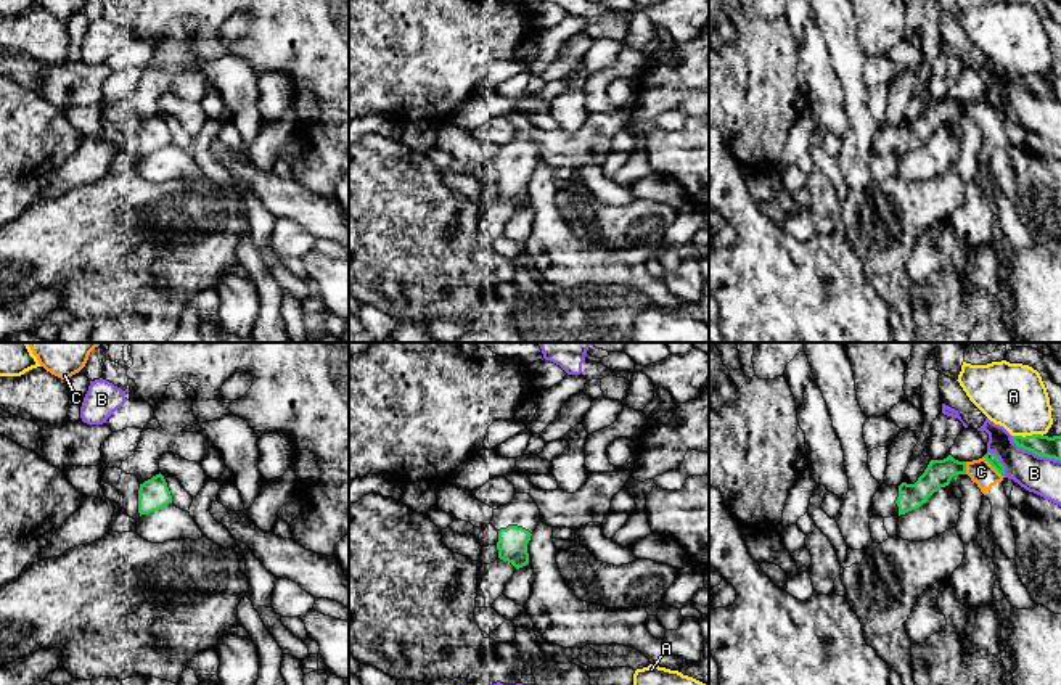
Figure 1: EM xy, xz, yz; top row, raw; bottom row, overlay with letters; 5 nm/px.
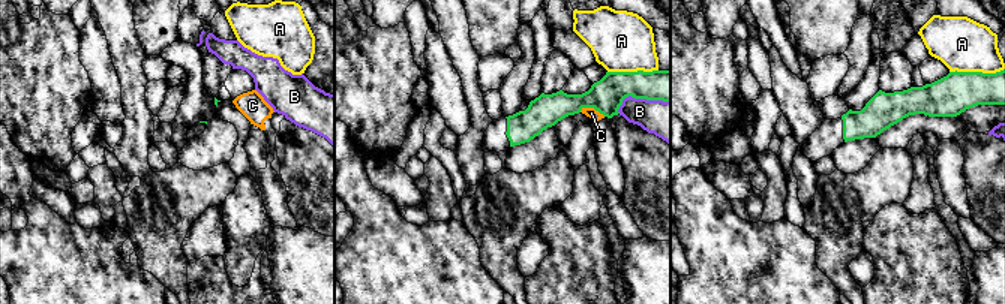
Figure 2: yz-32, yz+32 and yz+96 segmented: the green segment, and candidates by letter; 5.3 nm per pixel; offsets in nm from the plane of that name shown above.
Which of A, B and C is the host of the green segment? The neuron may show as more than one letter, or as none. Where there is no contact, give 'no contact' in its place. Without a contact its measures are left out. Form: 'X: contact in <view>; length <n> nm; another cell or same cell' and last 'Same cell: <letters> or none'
A: contact in yz; length 150 nm; another cell
B: contact in yz; length 280 nm; another cell
C: contact in yz; length 150 nm; another cell
Same cell: none

